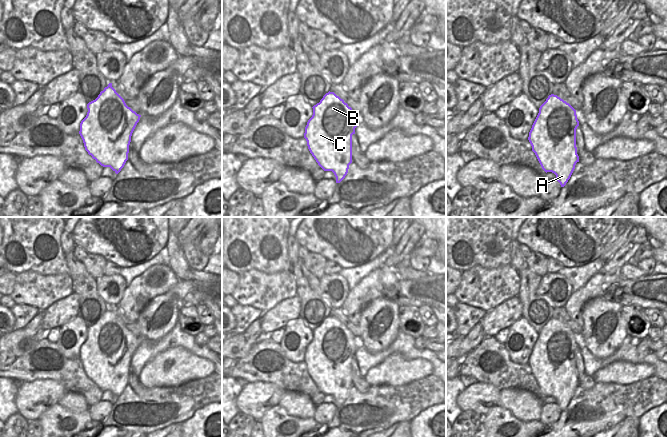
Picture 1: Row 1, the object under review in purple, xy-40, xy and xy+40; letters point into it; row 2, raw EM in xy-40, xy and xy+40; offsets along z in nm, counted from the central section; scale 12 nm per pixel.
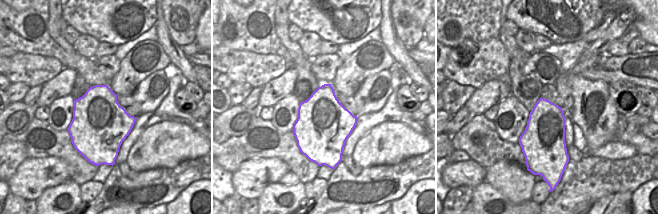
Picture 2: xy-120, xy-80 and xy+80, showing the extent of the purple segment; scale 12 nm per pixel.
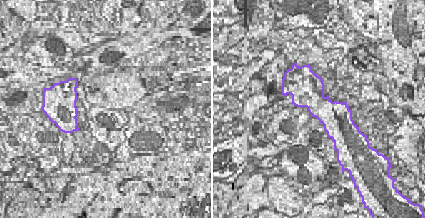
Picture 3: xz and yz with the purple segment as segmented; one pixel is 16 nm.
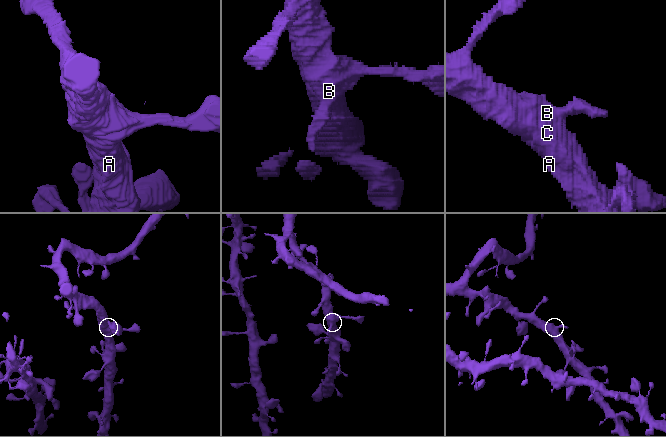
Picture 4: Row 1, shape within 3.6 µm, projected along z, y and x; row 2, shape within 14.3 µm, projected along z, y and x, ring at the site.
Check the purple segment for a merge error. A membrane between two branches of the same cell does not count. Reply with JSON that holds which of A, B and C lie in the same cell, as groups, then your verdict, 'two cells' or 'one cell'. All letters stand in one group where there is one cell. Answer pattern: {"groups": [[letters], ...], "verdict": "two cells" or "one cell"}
{"groups": [["A", "B", "C"]], "verdict": "one cell"}

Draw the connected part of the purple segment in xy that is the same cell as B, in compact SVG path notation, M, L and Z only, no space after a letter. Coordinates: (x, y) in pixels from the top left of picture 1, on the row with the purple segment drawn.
M330 91L312 108L313 115L308 120L304 133L308 149L318 165L324 171L332 171L336 183L340 183L352 163L352 135L358 125L356 114L343 99Z

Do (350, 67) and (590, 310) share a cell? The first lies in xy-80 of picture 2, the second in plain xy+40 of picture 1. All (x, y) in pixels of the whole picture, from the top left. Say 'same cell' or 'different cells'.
different cells

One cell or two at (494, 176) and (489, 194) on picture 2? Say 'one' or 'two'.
two

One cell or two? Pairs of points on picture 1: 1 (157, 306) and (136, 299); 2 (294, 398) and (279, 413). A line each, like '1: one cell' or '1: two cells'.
1: two cells
2: two cells

